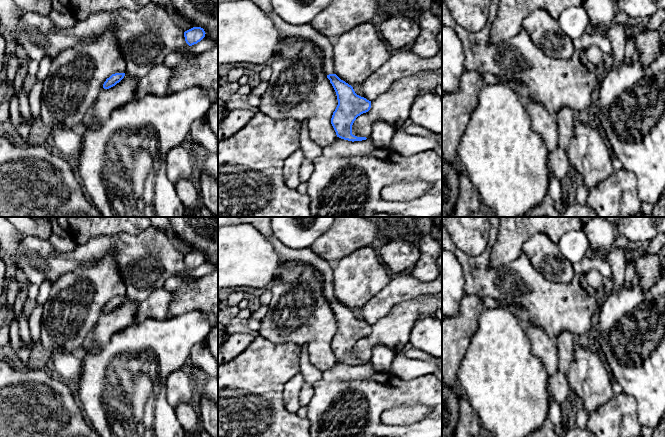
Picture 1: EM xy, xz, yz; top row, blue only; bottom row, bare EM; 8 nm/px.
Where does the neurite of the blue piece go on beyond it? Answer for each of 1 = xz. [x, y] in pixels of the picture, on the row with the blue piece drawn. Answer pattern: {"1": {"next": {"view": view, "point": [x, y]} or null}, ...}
{"1": {"next": {"view": "xz", "point": [306, 31]}}}

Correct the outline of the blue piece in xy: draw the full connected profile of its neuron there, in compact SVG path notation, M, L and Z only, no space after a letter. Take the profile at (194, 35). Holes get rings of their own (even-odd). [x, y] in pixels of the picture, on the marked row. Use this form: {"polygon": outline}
{"polygon": "M193 27L184 32L185 41L189 46L197 44L205 37L205 31L201 27Z"}

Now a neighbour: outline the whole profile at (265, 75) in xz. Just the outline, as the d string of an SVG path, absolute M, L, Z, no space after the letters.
M267 66L266 68L264 68L260 73L260 80L261 82L266 82L269 81L272 75L272 69L270 66Z

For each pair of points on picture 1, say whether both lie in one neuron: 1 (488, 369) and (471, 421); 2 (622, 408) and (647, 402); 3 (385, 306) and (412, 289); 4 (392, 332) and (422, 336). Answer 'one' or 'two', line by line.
1: two
2: two
3: one
4: two

